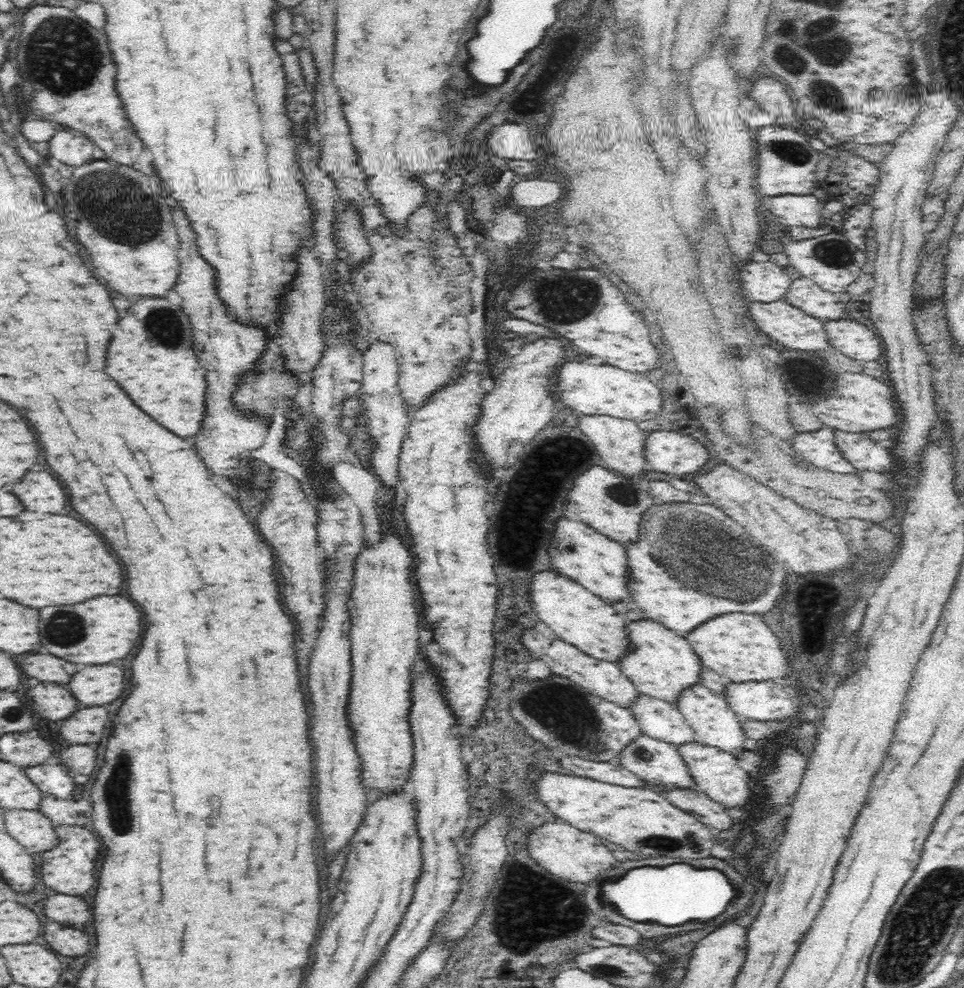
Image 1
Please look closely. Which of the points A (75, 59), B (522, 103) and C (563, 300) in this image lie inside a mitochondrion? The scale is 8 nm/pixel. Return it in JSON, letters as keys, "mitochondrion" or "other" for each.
{"A":"mitochondrion","B":"other","C":"mitochondrion"}

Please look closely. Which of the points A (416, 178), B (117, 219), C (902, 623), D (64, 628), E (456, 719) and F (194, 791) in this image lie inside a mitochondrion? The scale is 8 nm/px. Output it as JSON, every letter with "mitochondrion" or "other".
{"A":"other","B":"mitochondrion","C":"other","D":"mitochondrion","E":"other","F":"other"}

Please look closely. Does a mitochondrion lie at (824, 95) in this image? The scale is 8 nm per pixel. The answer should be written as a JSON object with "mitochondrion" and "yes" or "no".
{"mitochondrion":"yes"}

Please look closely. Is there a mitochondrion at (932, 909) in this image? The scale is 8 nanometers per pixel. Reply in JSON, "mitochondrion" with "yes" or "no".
{"mitochondrion":"yes"}

